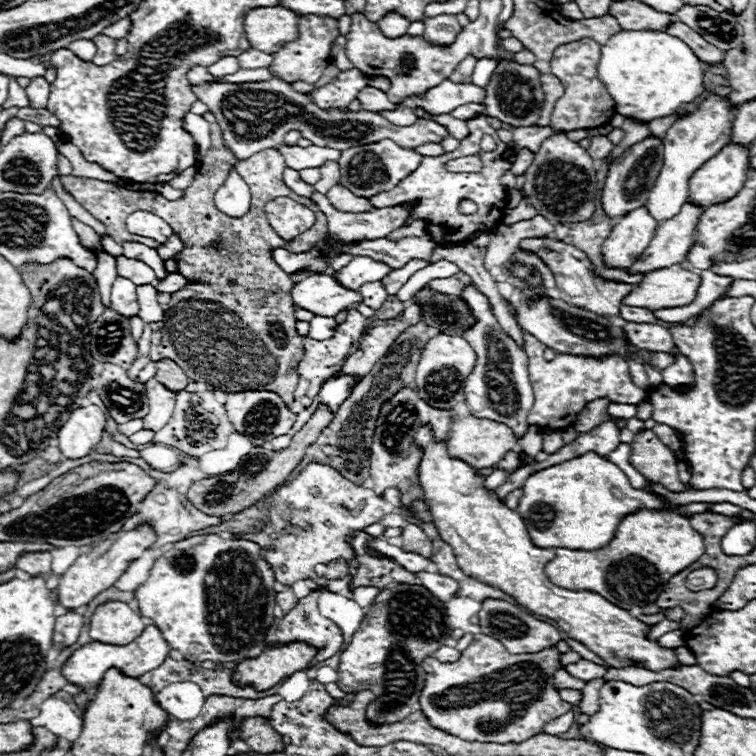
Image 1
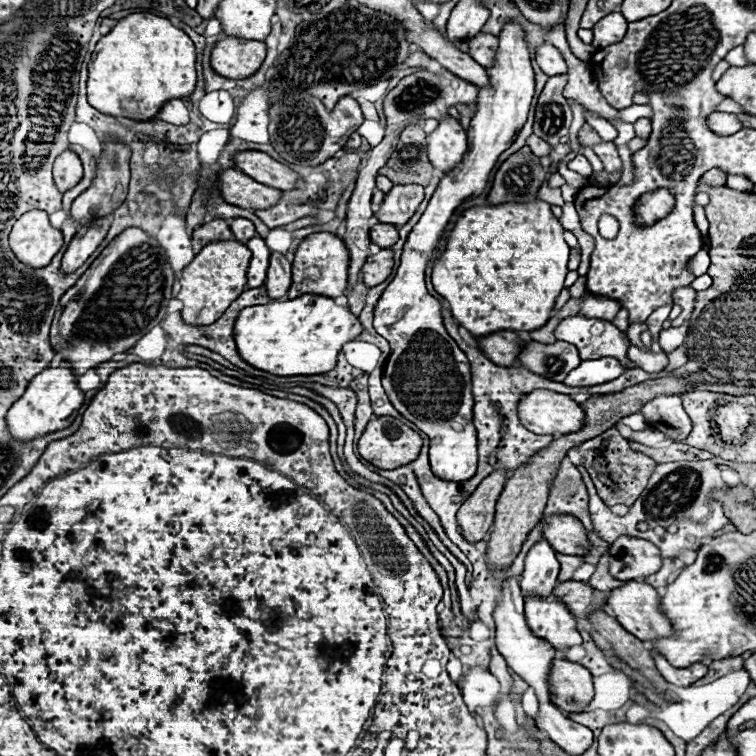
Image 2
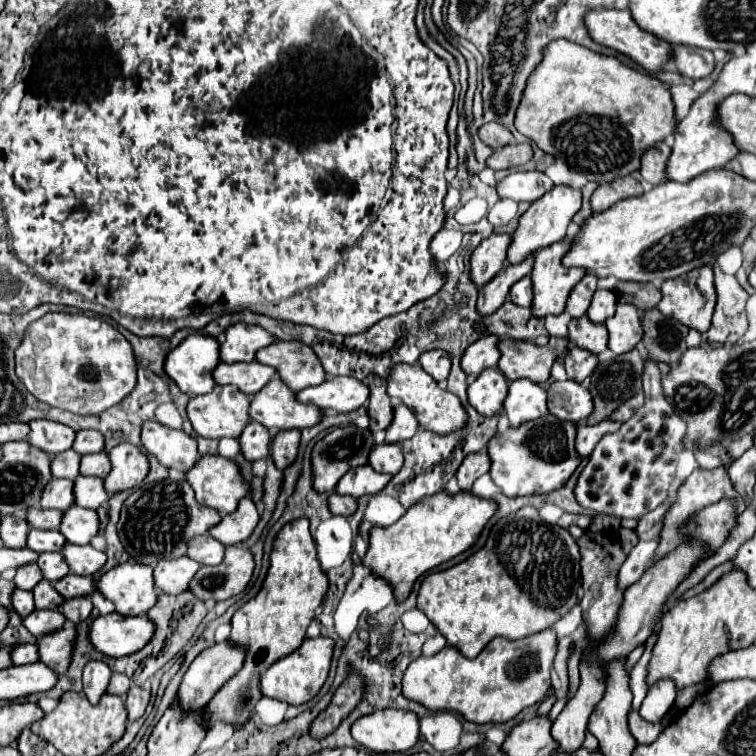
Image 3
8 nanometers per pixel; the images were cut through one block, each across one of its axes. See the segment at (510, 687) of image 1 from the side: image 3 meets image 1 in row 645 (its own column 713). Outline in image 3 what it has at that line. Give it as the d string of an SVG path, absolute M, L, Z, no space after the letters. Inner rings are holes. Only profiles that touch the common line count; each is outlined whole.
M696 468L696 470L684 480L684 484L676 490L674 502L672 502L672 506L670 506L666 518L664 518L662 540L660 540L660 546L658 546L658 550L656 550L654 560L666 556L670 550L674 550L674 548L682 542L682 536L680 536L680 532L678 532L678 526L680 526L690 514L698 512L702 506L708 506L708 504L718 502L720 498L736 498L738 512L742 512L742 510L746 508L746 506L744 506L744 500L742 500L740 494L734 490L734 486L732 486L732 482L730 482L730 478L728 478L728 474L726 474L724 468L718 468L718 470L700 470L700 468Z

